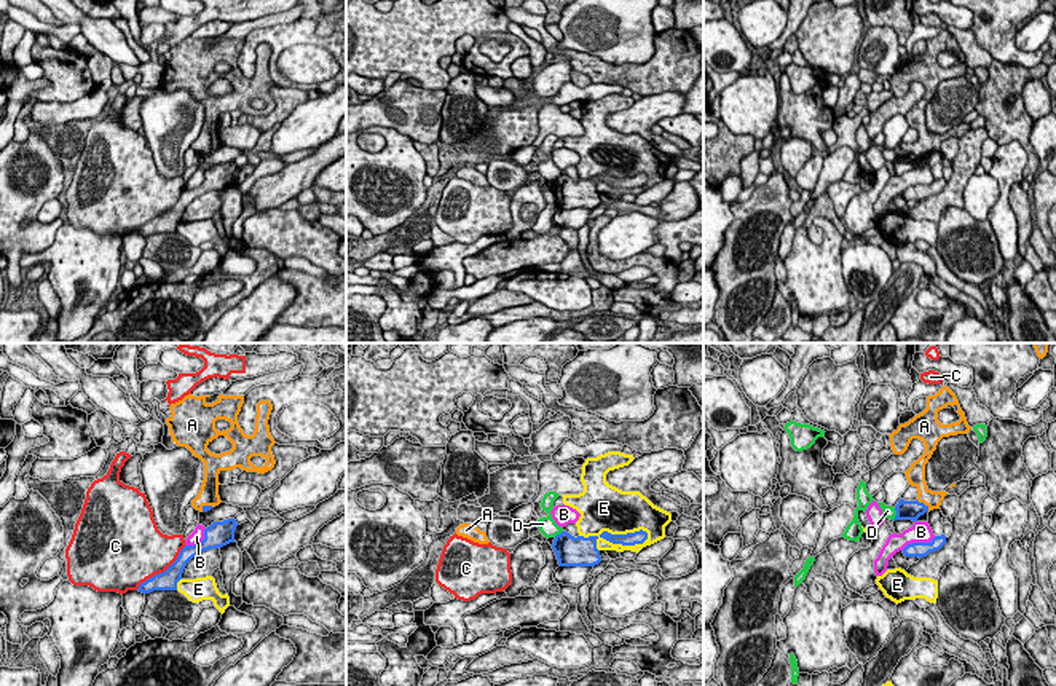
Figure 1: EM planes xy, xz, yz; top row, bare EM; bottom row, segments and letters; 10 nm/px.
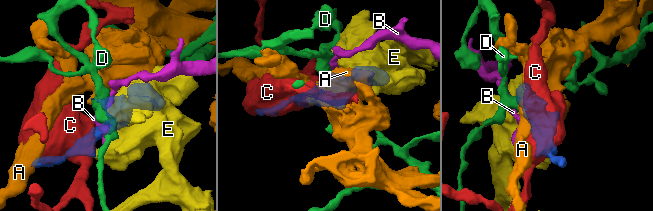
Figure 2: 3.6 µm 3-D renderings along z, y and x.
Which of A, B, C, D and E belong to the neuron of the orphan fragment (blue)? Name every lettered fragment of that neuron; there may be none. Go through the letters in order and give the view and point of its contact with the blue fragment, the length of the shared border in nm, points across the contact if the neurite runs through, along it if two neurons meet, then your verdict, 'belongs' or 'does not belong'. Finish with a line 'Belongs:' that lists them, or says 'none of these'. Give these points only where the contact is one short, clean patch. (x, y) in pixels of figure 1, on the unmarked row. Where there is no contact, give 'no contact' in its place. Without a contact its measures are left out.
A: yz (924, 147) | 190 nm | across yz (905, 152), (916, 152), (924, 147), (930, 141) | belongs
B: yz (918, 185) | 380 nm | does not belong
C: xy (161, 216) | 650 nm | does not belong
D: yz (897, 157) | 130 nm | along yz (895, 150), (892, 161) | does not belong
E: xz (614, 185) | 700 nm | does not belong
Belongs: A

